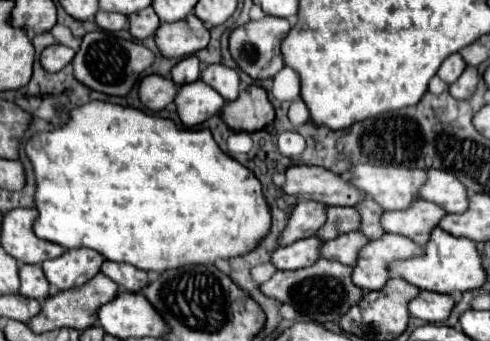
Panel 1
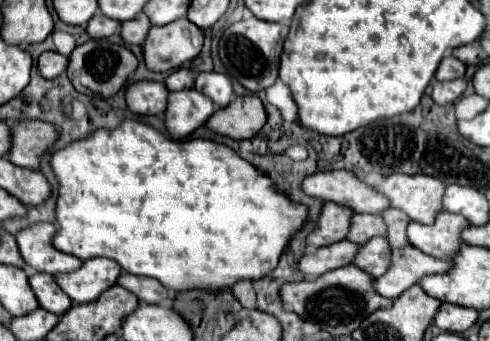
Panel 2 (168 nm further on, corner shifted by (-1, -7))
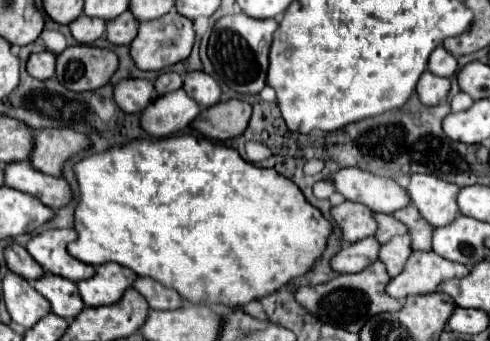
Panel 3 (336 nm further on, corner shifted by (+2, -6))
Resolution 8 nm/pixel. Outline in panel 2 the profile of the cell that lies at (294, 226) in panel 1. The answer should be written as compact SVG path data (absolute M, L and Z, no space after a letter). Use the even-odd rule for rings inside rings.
M325 202L323 210L321 210L319 226L307 236L309 246L321 248L321 246L329 246L329 244L345 240L345 236L349 234L349 228L351 228L353 214L355 212L347 206Z

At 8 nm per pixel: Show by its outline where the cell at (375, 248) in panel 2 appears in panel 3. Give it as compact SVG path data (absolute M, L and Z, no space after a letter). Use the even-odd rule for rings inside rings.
M396 235L388 243L380 245L378 259L386 265L386 271L390 277L396 277L410 255L410 237L408 235Z

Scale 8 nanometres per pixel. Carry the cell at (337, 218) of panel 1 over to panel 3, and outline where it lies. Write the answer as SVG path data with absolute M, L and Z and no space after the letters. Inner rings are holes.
M376 213L374 215L376 223L378 223L378 229L376 229L376 235L374 239L380 241L380 243L386 243L390 237L394 235L404 235L406 233L406 227L402 223L398 223L392 215L386 215L386 213Z

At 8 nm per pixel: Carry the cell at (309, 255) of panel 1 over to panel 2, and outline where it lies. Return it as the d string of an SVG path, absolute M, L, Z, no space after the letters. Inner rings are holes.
M343 240L339 244L319 248L317 254L305 254L303 262L299 262L299 270L305 272L309 278L319 278L325 272L349 266L359 250L361 250L359 244Z

